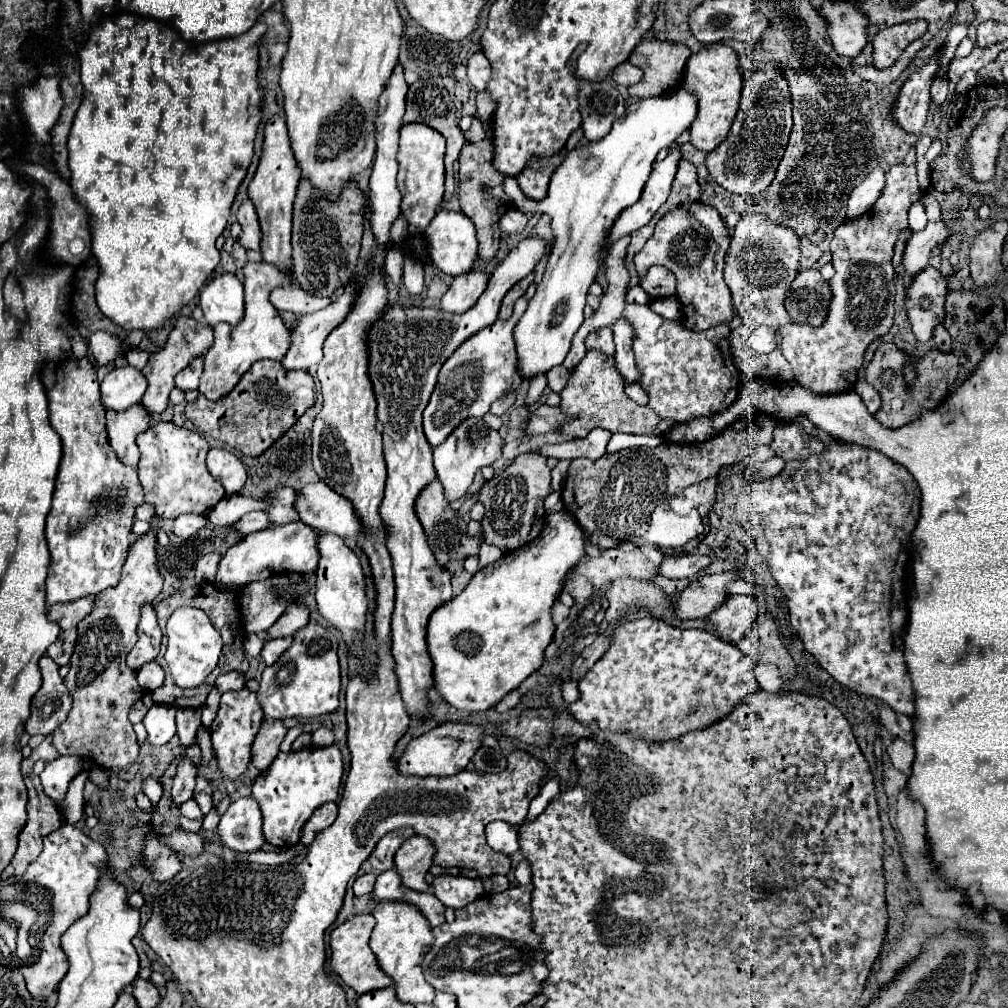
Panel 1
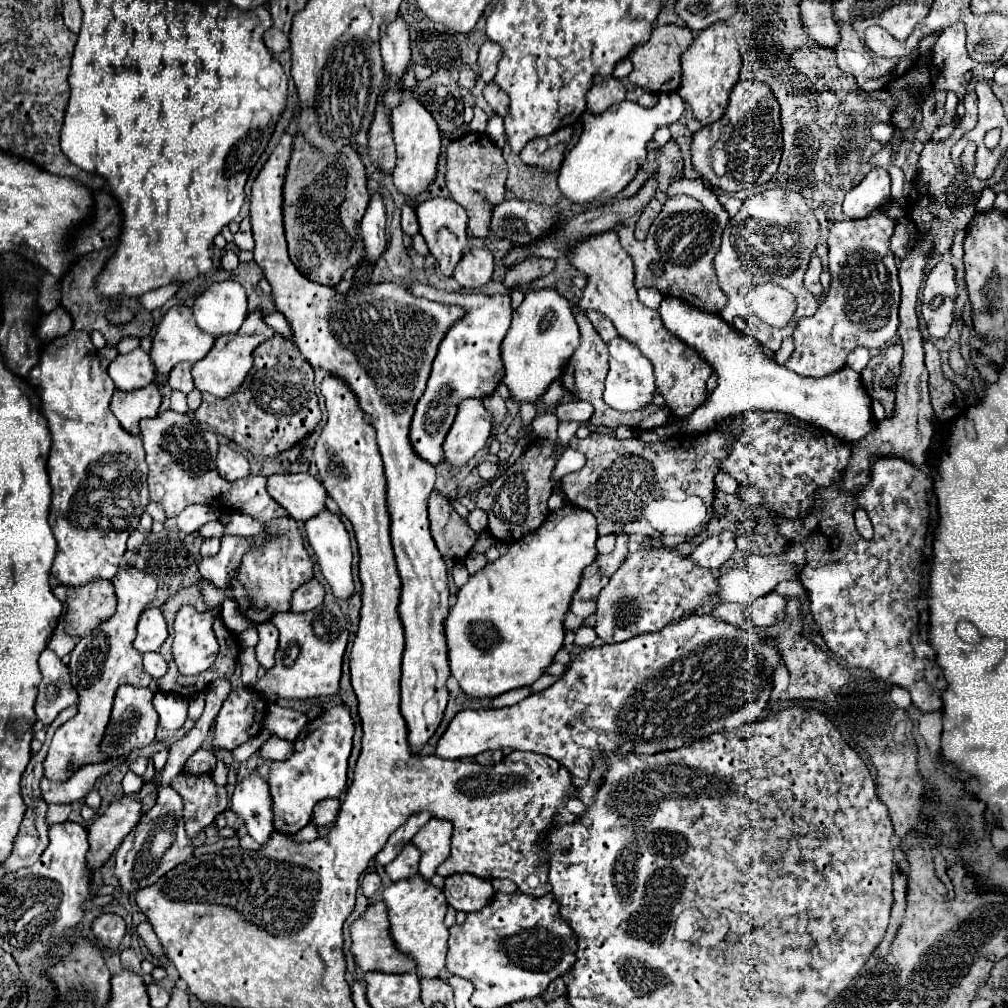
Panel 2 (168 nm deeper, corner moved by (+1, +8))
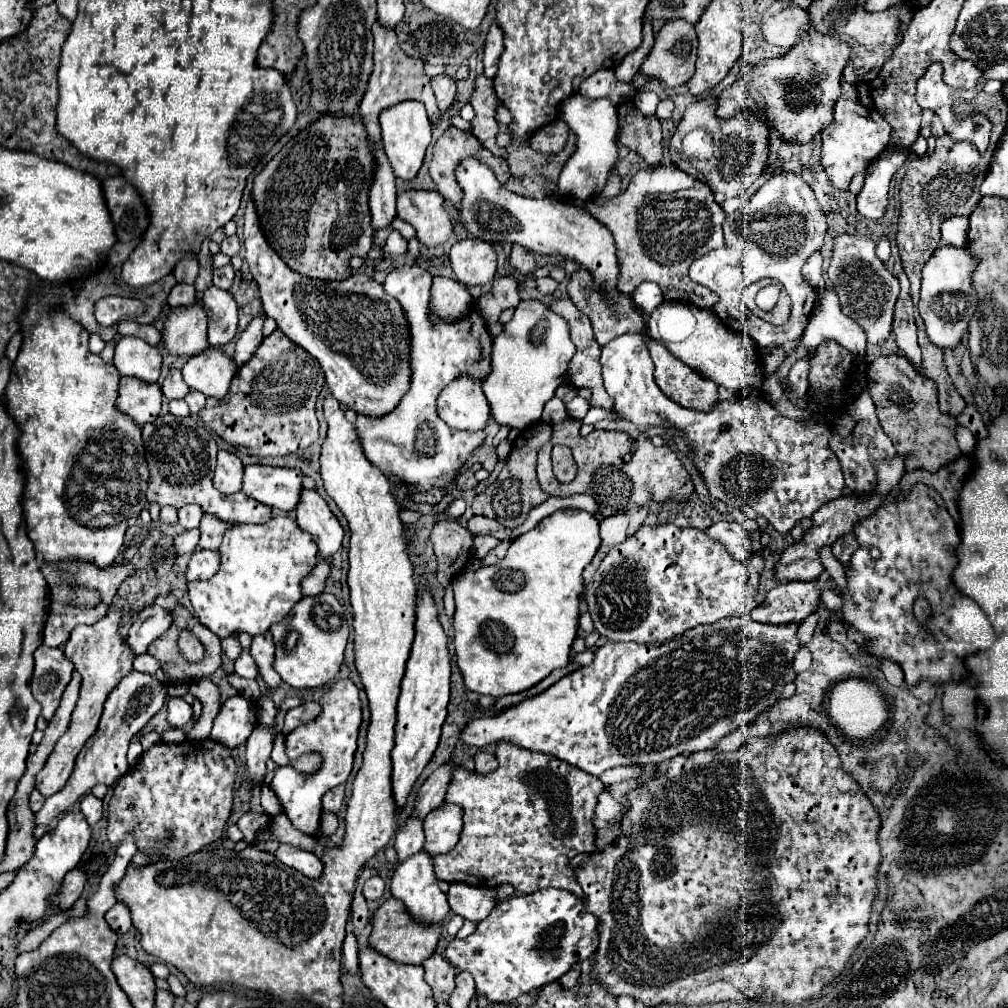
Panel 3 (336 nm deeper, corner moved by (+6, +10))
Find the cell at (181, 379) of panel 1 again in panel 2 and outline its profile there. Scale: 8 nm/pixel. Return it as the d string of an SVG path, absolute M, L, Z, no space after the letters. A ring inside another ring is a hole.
M181 362L169 372L169 386L173 390L181 390L185 394L193 390L193 378L191 378L191 364L189 362Z

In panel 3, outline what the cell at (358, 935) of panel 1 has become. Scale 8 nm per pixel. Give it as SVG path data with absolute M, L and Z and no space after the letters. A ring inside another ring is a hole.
M390 898L380 904L378 912L374 914L372 926L374 930L370 934L368 944L386 958L400 964L422 964L428 956L434 954L442 936L442 926L420 926L420 922L412 922L412 918L408 918L408 910L404 910L404 904L396 898Z

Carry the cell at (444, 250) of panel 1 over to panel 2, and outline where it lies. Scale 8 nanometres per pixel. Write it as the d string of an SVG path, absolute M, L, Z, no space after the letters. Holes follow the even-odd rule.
M429 198L421 204L417 204L417 218L419 218L419 226L421 226L421 234L431 250L431 254L435 256L435 260L439 262L439 268L445 276L453 274L453 268L457 266L457 262L461 260L465 248L467 248L467 212L465 208L461 208L457 202L453 202L451 198Z

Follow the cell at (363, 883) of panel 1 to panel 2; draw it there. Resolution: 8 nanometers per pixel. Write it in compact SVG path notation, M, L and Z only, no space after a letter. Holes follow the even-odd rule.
M369 872L369 874L365 874L363 880L361 880L361 890L363 890L363 894L365 894L367 898L371 898L371 896L379 890L379 886L381 886L381 878L379 878L377 872Z

